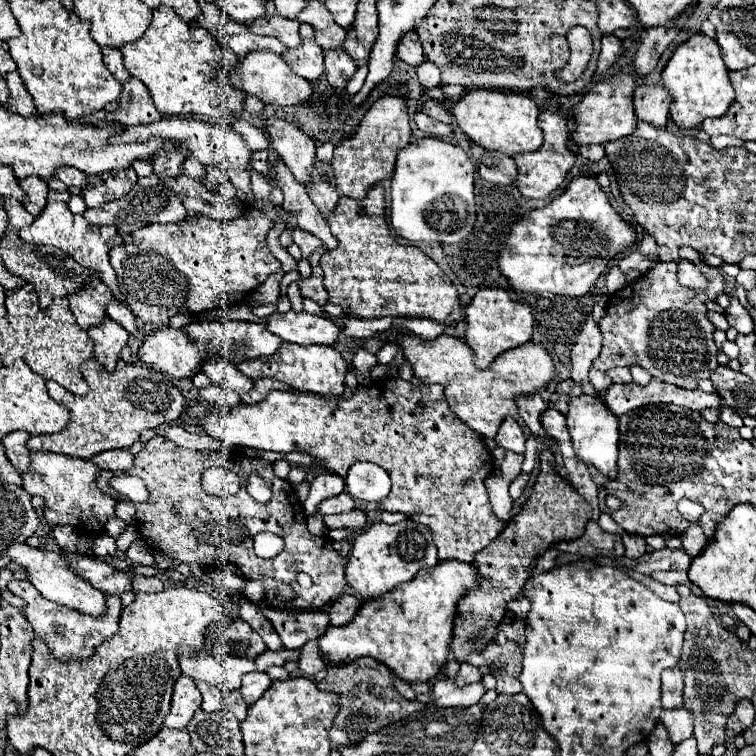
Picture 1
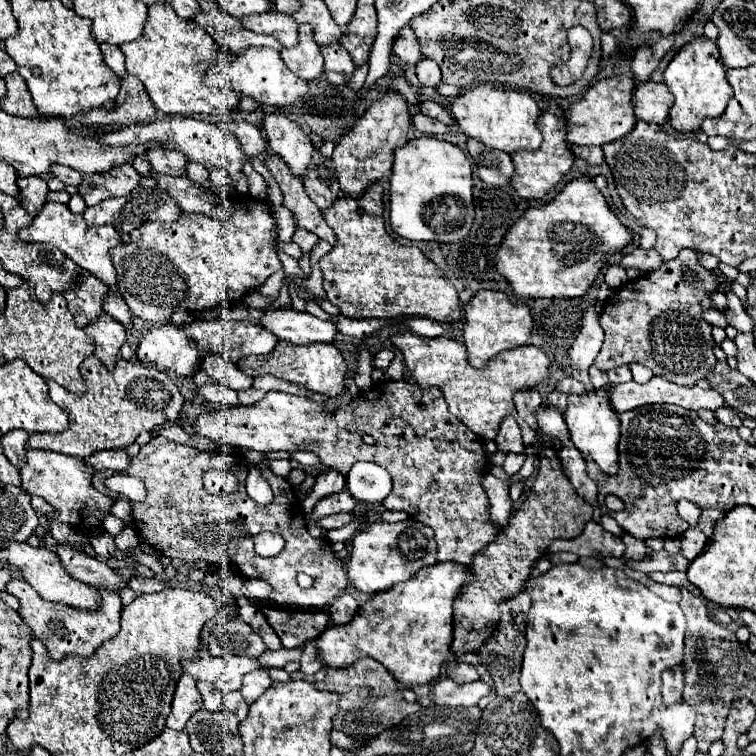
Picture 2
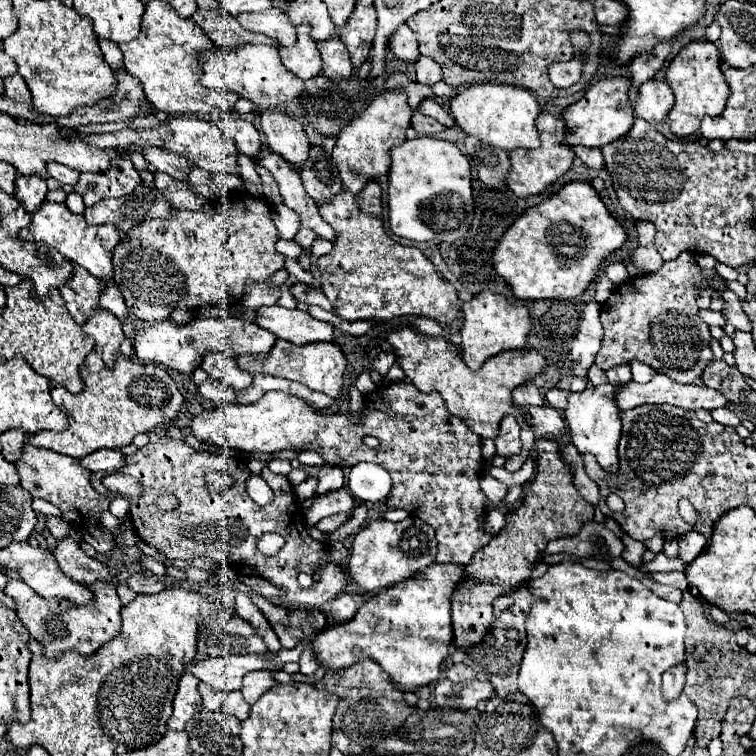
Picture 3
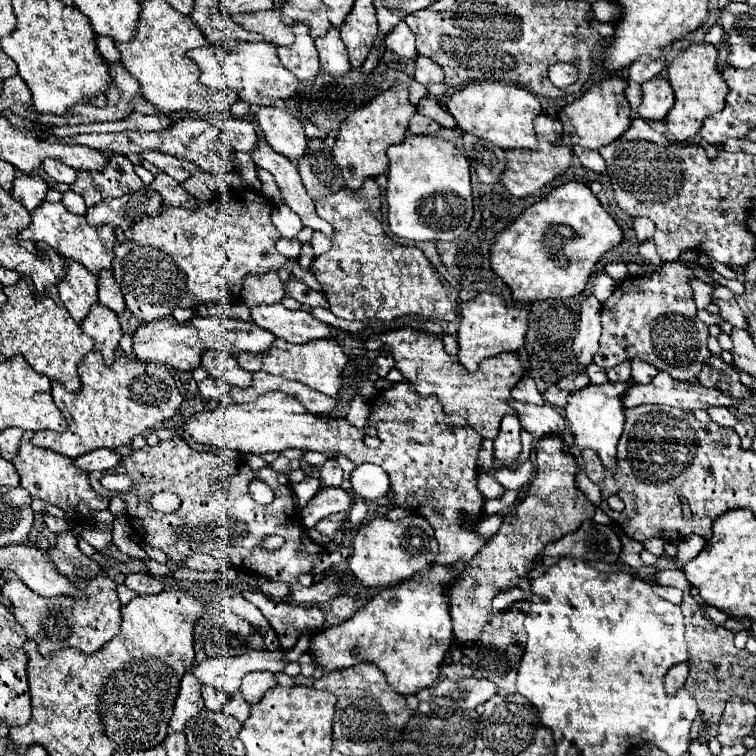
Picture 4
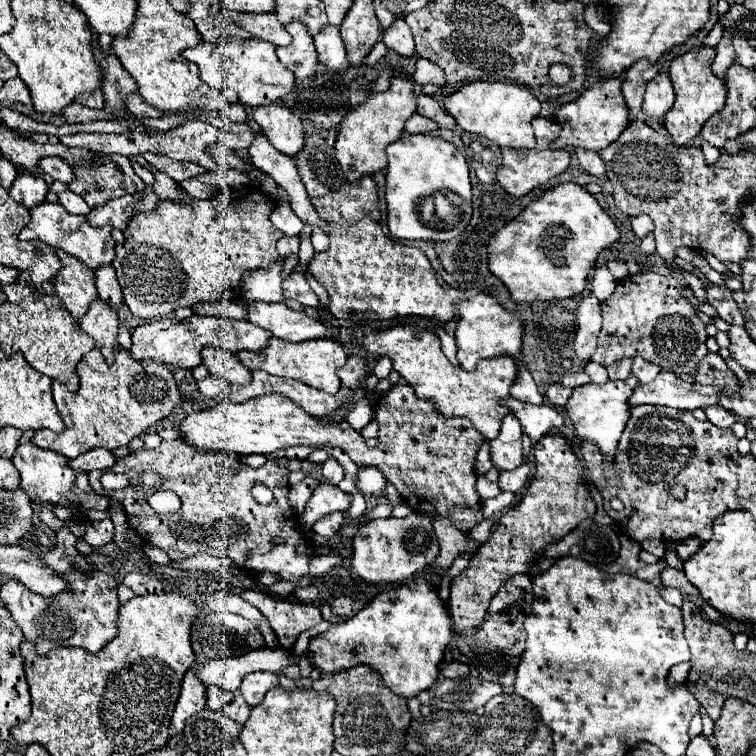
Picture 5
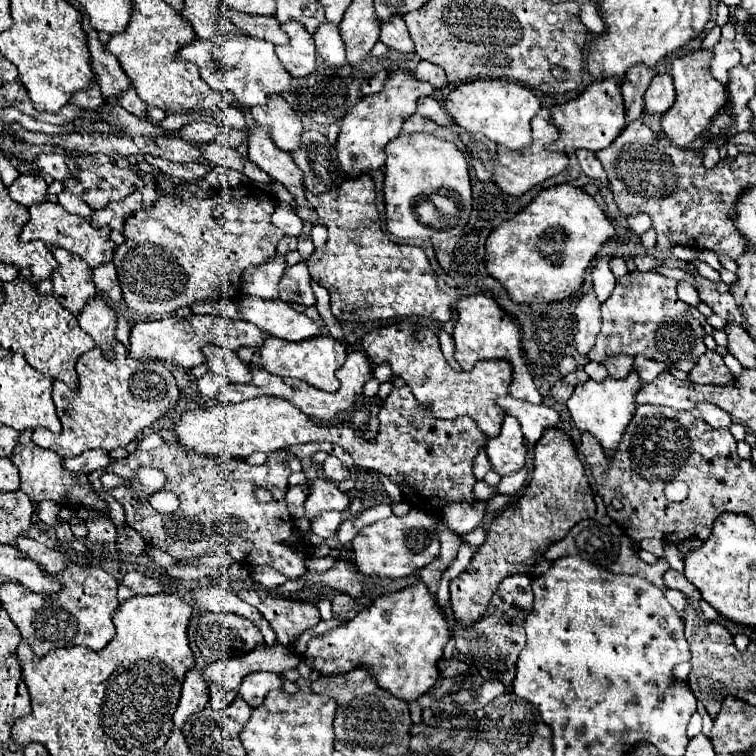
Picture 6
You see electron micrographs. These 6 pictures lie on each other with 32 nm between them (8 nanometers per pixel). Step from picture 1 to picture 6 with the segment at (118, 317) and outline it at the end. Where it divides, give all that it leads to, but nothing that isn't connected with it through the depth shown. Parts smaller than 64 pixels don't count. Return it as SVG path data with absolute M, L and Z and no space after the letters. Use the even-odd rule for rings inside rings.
M112 262L94 268L94 270L92 270L92 280L94 280L96 288L102 292L102 296L104 296L106 300L110 300L110 302L122 300L122 290L120 290L120 286L118 286L116 268L114 268Z

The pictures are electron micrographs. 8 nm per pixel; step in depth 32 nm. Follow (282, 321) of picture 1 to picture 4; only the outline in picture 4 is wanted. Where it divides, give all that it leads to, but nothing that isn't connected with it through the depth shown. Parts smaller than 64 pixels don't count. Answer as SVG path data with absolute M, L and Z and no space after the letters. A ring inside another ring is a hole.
M260 304L250 310L250 320L286 342L304 344L310 340L330 338L330 326L318 322L304 310L288 310L282 304Z

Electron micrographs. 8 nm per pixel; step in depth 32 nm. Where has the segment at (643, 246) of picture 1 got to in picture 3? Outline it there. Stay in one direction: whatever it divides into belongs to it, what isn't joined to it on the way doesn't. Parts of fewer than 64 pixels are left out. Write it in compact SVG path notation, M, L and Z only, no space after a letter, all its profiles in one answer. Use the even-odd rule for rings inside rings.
M638 220L636 230L638 230L638 242L640 242L642 246L654 242L654 234L656 234L656 232L654 232L654 224L650 224L648 220Z

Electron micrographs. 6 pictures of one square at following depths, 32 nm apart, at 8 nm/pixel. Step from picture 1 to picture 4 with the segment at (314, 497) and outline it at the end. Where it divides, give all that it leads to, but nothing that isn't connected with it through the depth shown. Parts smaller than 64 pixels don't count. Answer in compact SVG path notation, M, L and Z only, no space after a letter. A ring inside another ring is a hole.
M330 458L330 460L326 460L326 464L322 466L320 476L322 476L322 486L332 486L332 488L336 488L336 486L340 486L340 482L342 482L342 468L338 466L336 460Z

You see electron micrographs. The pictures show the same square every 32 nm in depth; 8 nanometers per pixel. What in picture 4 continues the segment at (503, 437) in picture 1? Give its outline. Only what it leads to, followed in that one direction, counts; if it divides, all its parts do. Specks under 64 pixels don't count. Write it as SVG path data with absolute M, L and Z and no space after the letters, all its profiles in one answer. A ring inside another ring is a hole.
M504 416L502 426L500 426L500 434L494 440L494 460L500 462L502 468L510 468L522 452L520 446L520 422L516 416Z

